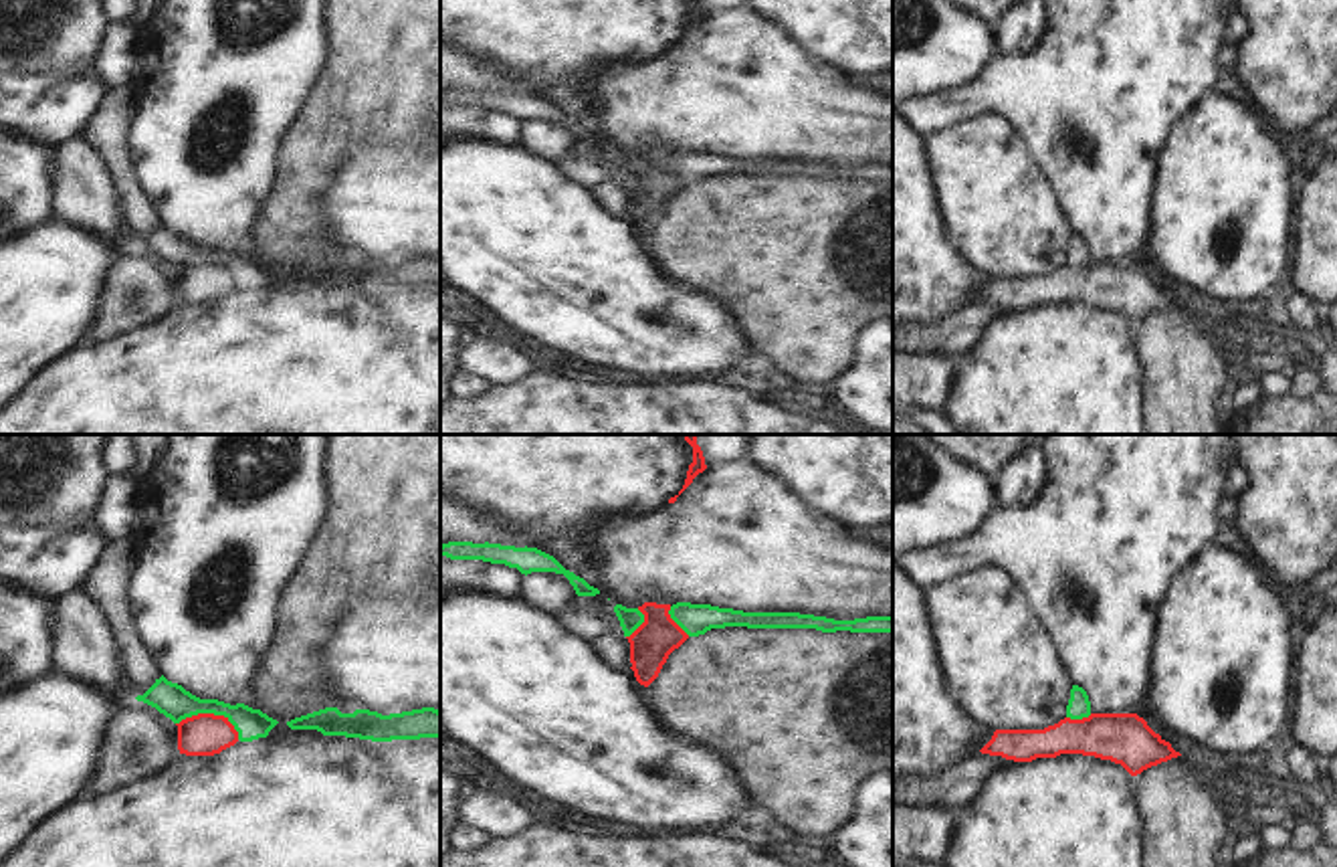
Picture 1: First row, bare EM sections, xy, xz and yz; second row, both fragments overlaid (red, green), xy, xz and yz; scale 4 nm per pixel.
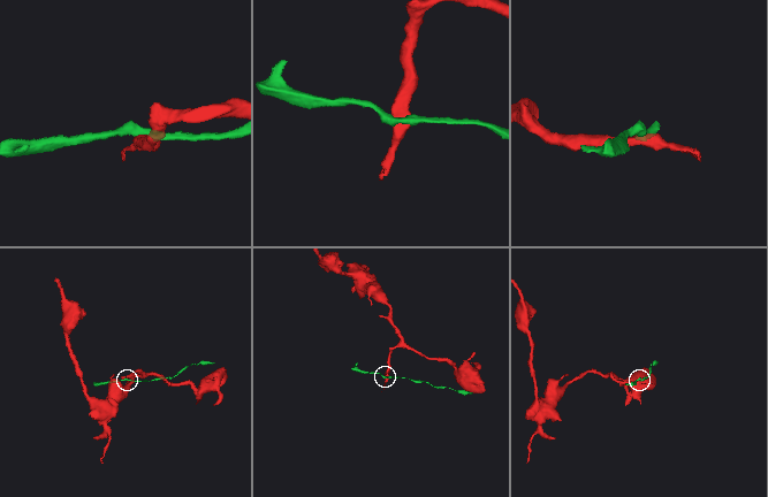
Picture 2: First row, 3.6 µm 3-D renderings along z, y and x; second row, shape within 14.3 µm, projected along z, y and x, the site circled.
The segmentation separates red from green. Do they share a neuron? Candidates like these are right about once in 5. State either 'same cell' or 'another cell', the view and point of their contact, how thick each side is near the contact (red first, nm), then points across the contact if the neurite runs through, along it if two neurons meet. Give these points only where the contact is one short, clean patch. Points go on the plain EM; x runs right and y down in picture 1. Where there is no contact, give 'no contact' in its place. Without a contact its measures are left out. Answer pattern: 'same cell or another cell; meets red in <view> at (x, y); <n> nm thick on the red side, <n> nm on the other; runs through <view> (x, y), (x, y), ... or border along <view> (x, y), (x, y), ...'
another cell; meets red in xy at (211, 261); 170 nm thick on the red side, 140 nm on the other; border along xy (176, 271), (198, 261), (221, 261), (239, 285)

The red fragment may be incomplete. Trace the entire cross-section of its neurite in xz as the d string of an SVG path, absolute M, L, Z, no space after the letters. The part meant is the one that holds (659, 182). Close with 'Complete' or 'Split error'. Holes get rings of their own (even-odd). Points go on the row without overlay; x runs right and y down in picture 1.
M644 150L638 158L644 162L644 170L626 186L630 190L630 216L636 228L648 234L658 224L668 202L689 182L671 166L671 152Z. Complete

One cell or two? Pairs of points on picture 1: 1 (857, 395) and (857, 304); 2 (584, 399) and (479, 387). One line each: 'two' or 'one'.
1: two
2: two

